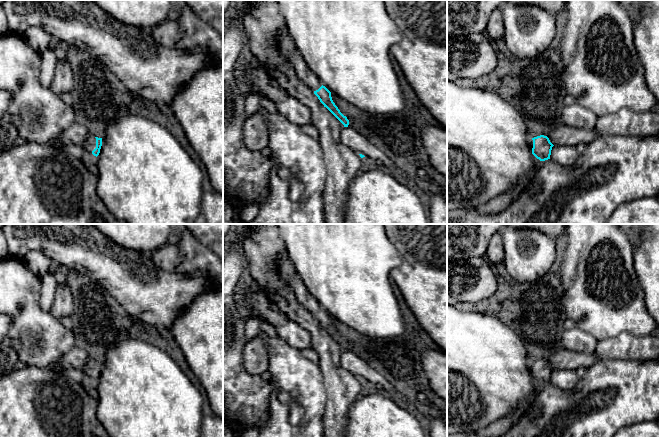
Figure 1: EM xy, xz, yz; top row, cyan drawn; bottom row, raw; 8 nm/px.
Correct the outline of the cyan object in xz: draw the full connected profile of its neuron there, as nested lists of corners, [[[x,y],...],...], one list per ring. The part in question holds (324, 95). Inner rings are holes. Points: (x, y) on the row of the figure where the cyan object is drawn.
[[[296,49],[291,56],[291,64],[298,78],[314,91],[320,102],[326,107],[343,125],[348,127],[349,120],[344,116],[332,100],[331,92],[321,84],[318,77],[310,70]]]

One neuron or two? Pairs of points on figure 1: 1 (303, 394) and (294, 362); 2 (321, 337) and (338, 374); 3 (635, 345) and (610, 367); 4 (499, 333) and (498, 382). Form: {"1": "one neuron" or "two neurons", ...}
{"1": "one neuron", "2": "one neuron", "3": "two neurons", "4": "one neuron"}

